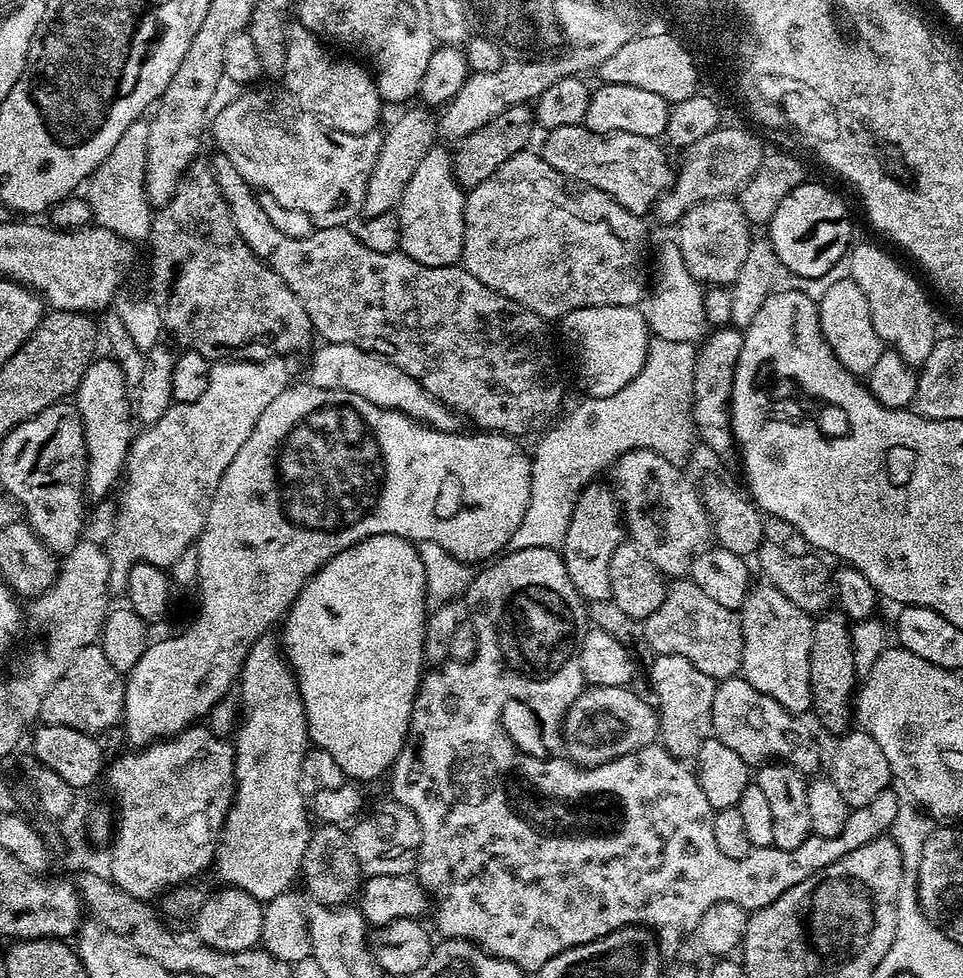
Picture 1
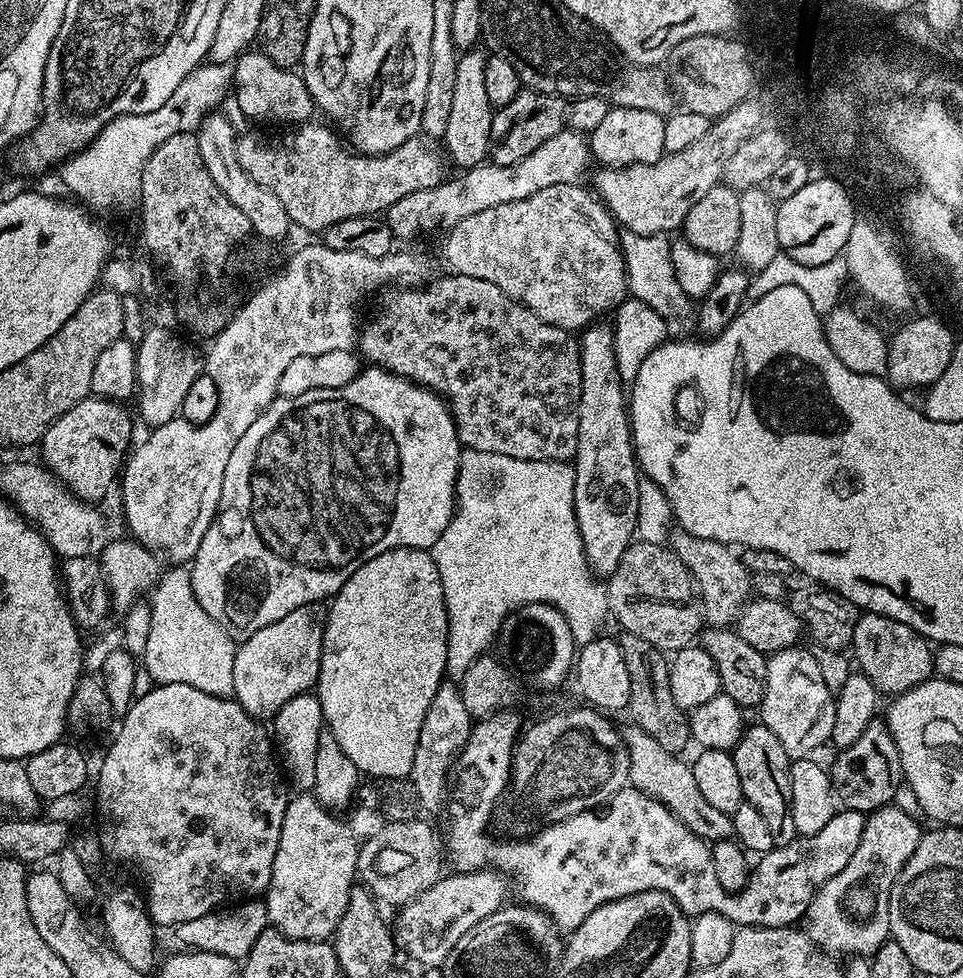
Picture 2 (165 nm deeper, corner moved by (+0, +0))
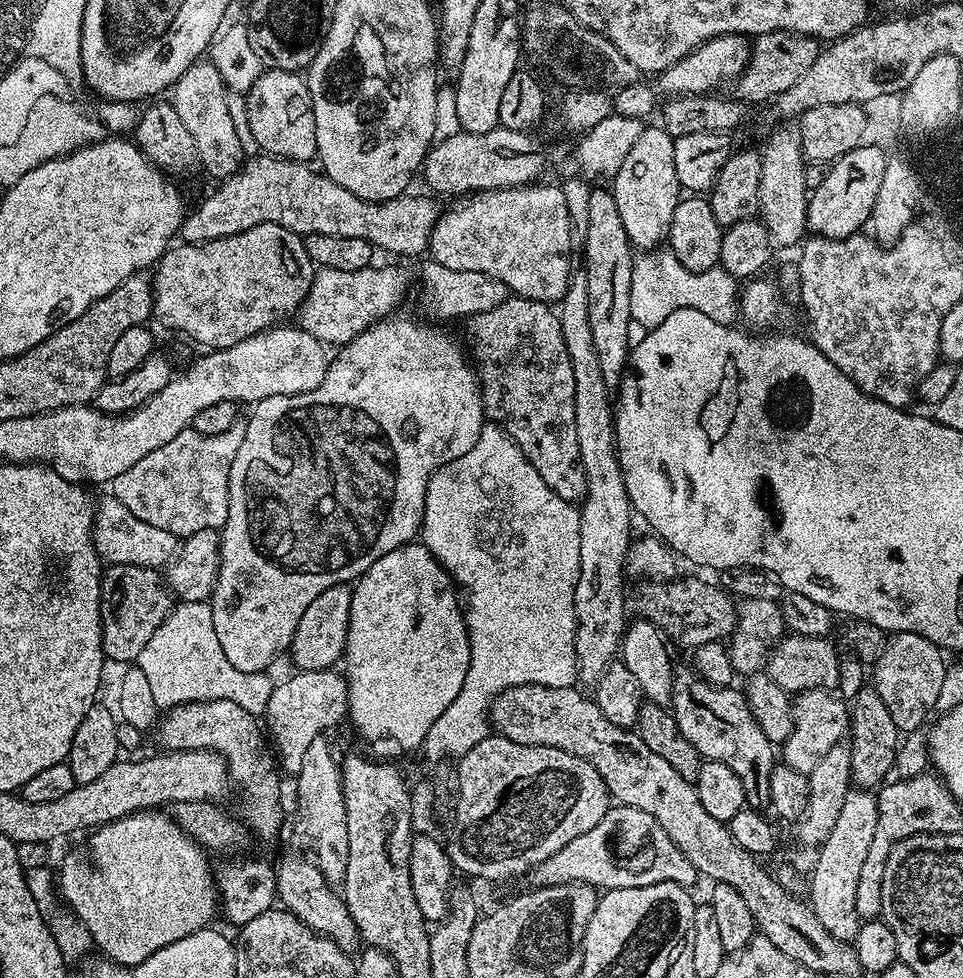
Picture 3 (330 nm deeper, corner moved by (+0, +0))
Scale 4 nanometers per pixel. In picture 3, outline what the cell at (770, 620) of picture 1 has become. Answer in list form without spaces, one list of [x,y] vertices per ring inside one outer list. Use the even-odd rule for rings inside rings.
[[[811,688],[795,693],[792,700],[792,729],[788,731],[782,746],[782,760],[785,765],[802,773],[809,773],[826,758],[830,746],[845,739],[850,728],[850,708],[836,697],[835,691],[827,688]]]

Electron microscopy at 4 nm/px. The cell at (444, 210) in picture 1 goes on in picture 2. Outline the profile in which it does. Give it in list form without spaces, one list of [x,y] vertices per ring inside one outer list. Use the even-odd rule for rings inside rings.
[[[468,50],[458,62],[457,78],[454,85],[454,99],[450,118],[442,137],[442,148],[447,159],[457,164],[457,169],[467,170],[475,164],[485,163],[493,147],[492,118],[494,109],[486,94],[486,62],[488,56],[480,50]],[[444,143],[444,144],[443,144]],[[448,151],[448,152],[447,152]],[[452,159],[452,160],[451,160]]]

